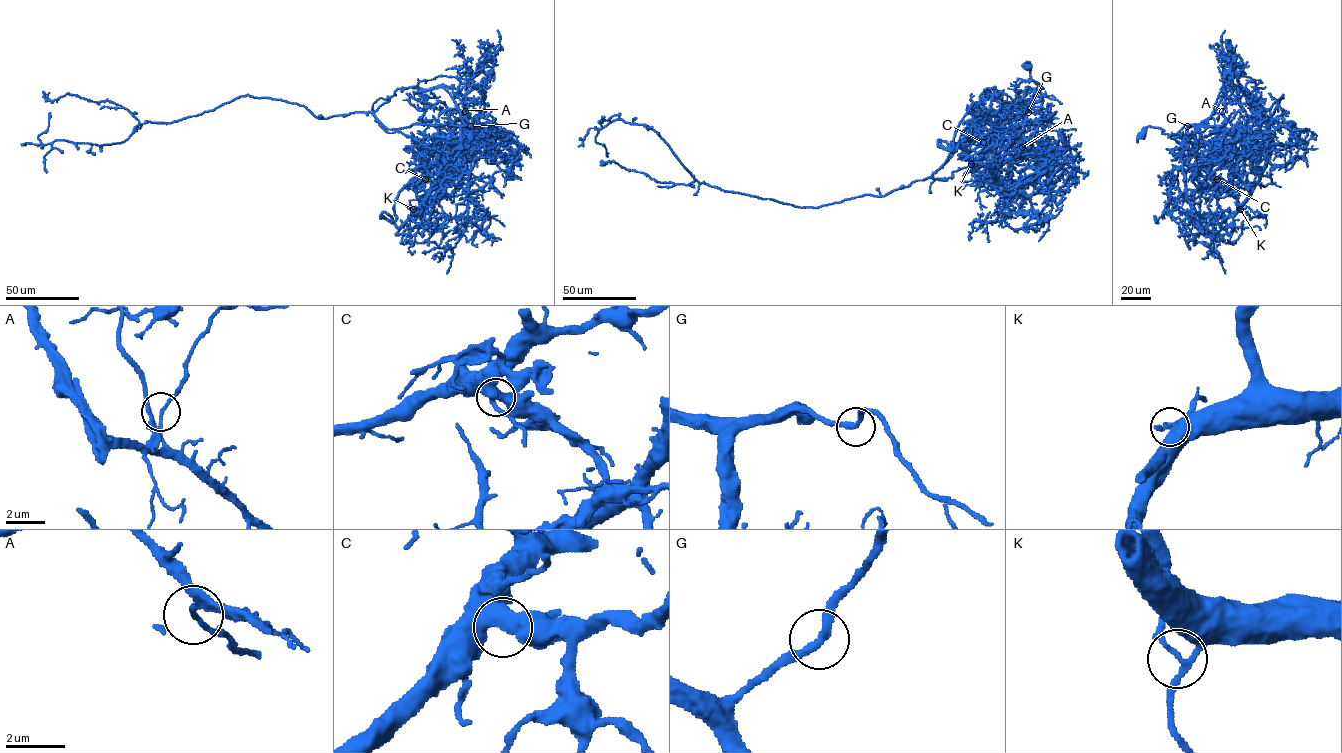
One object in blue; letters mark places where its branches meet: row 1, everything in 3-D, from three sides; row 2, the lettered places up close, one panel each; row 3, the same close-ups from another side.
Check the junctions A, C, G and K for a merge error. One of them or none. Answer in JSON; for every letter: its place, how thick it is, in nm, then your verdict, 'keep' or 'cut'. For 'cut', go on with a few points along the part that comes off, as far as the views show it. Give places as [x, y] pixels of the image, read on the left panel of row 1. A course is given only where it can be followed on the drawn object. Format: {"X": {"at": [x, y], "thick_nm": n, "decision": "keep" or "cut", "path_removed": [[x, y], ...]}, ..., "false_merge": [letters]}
{"A": {"at": [465, 111], "thick_nm": 150, "decision": "cut", "path_removed": [[465, 111], [434, 87], [326, 118], [240, 96], [101, 145], [42, 144], [50, 112]]}, "C": {"at": [425, 179], "thick_nm": 550, "decision": "keep"}, "G": {"at": [470, 126], "thick_nm": 240, "decision": "keep"}, "K": {"at": [413, 209], "thick_nm": 170, "decision": "keep"}, "false_merge": ["A"]}

